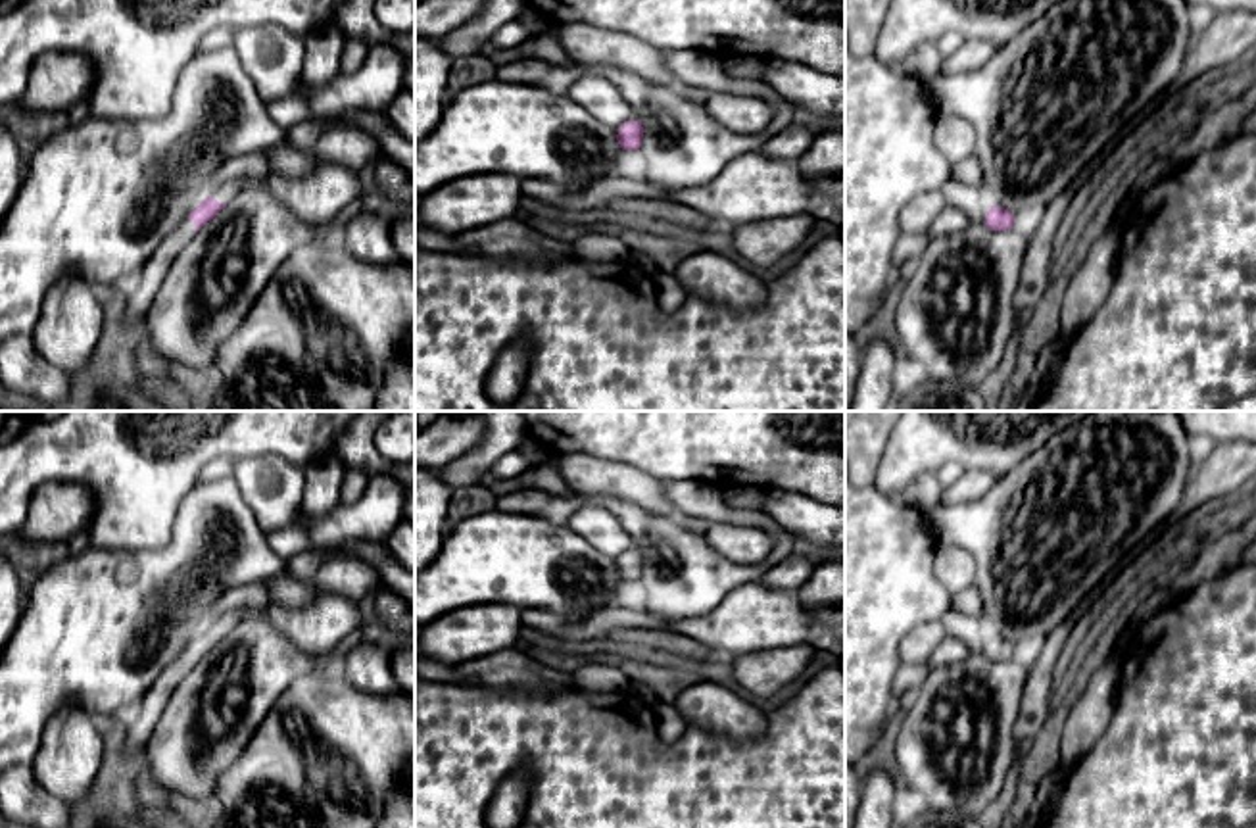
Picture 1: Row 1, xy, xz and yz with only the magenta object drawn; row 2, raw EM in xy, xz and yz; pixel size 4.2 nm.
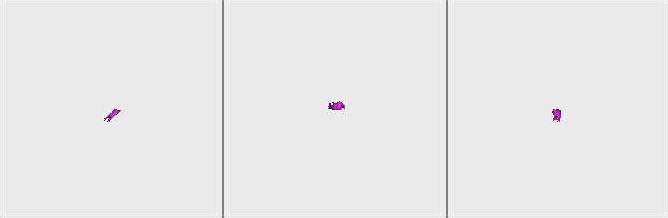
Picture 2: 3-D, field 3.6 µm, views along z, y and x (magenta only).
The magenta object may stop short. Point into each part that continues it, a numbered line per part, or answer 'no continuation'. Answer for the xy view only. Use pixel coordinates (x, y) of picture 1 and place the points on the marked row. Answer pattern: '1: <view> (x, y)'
1: xy (223, 193)
2: xy (143, 289)

